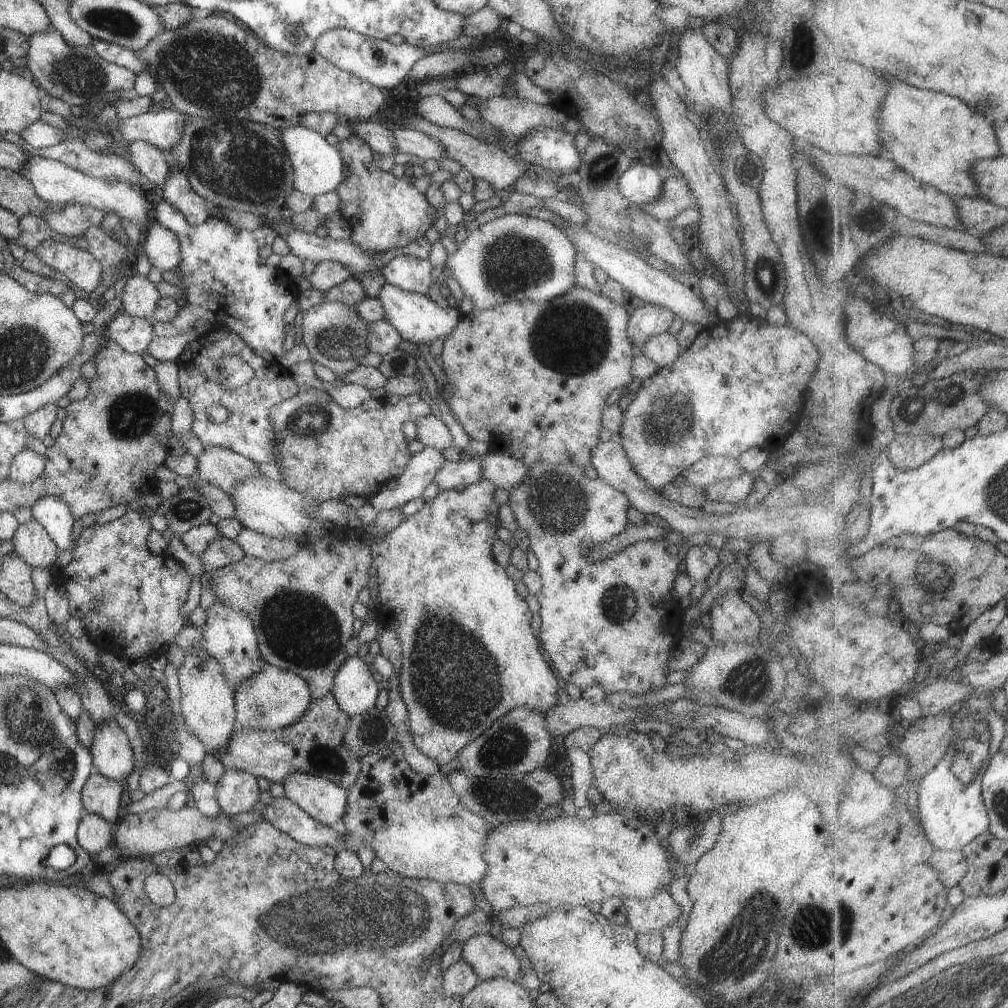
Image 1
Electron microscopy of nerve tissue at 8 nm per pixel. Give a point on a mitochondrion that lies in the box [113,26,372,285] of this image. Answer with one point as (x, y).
(208, 70)

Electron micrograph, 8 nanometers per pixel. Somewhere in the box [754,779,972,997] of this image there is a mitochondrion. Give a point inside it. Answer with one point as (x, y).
(815, 926)

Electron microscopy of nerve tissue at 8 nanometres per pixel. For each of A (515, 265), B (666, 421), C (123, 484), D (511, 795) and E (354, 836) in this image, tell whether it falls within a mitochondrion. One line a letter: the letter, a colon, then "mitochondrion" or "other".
A: mitochondrion
B: mitochondrion
C: other
D: mitochondrion
E: other

